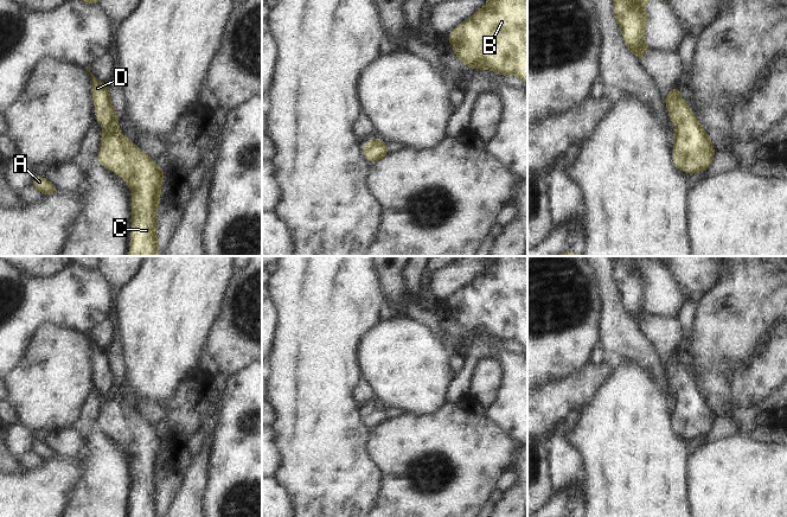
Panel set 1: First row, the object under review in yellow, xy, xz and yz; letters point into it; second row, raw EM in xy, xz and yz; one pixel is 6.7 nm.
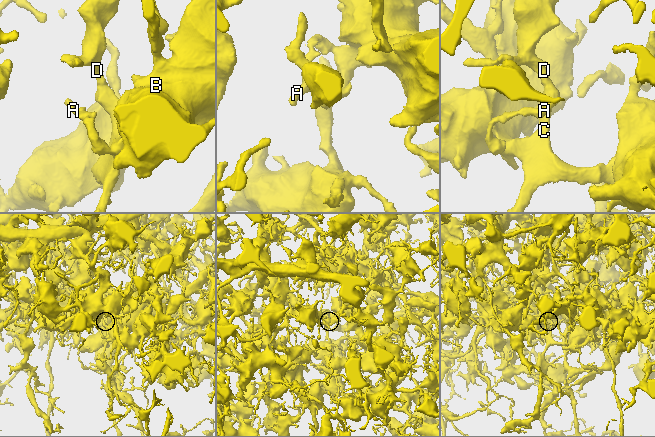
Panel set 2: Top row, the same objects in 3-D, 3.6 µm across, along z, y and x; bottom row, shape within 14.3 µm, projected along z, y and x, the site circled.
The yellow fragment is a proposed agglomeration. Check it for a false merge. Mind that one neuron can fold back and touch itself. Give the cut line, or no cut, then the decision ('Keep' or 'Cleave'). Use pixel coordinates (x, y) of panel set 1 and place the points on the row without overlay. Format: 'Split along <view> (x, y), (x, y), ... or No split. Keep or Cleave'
No split. Keep.

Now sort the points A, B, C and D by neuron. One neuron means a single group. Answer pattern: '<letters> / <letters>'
A B C D

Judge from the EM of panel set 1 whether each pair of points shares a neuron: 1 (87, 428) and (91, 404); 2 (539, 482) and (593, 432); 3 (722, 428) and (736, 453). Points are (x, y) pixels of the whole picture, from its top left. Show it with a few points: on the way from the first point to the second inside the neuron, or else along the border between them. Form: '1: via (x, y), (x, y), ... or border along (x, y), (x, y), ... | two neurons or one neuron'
1: via (89, 422), (91, 410) | one neuron
2: border along (545, 445), (549, 452), (549, 478), (554, 495) | two neurons
3: border along (740, 431), (731, 436), (701, 445) | two neurons

